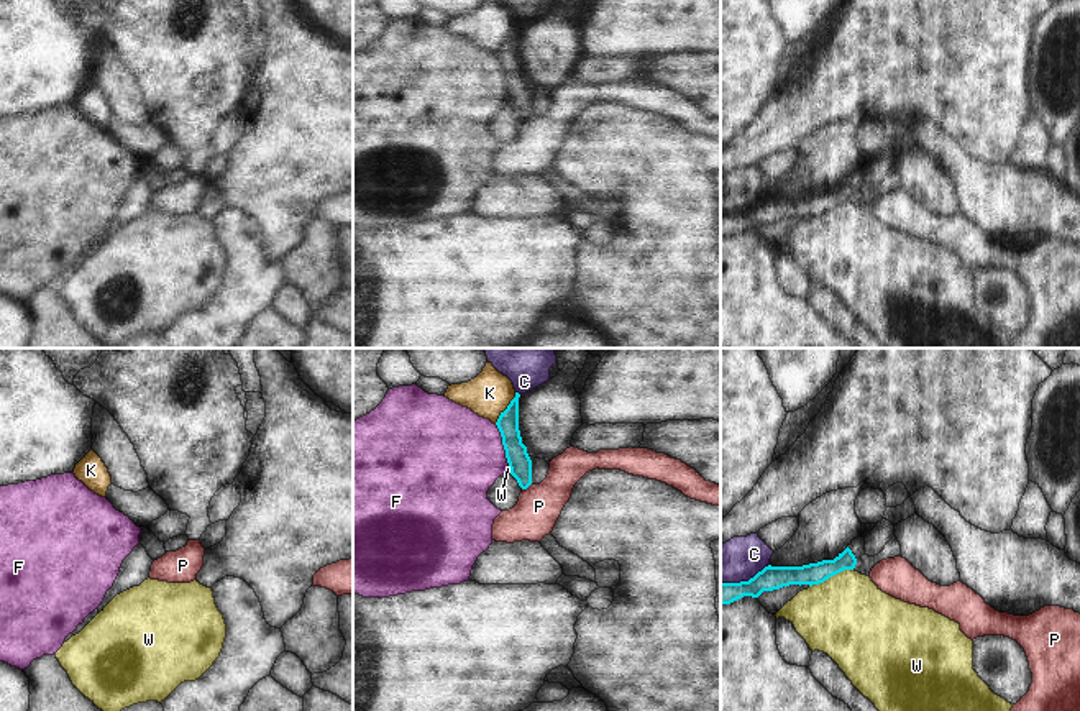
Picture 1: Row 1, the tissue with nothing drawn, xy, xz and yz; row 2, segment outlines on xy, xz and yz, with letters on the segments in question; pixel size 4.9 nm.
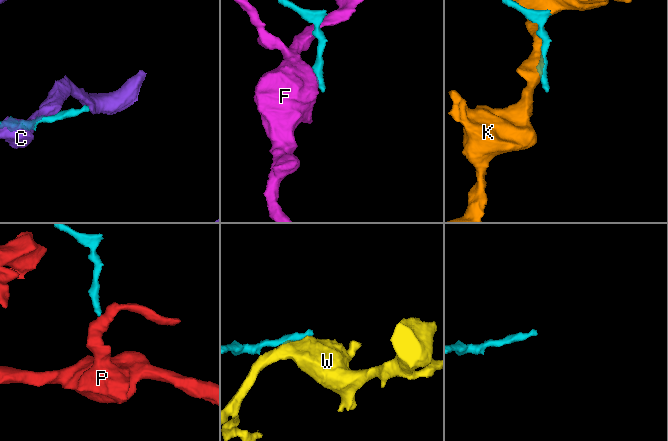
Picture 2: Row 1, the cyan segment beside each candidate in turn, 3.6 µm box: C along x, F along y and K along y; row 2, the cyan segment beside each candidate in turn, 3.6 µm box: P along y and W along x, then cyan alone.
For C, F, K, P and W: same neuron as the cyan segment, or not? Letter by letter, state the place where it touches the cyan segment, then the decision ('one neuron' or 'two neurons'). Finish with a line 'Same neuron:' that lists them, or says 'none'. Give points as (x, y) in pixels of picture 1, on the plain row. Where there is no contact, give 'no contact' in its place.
C: yz (744, 214) | two neurons
F: xz (503, 76) | two neurons
K: xz (507, 40) | two neurons
P: xz (526, 120) | two neurons
W: yz (831, 207) | two neurons
Same neuron: none

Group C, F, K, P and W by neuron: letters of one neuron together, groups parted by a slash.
C / F / K / P / W

